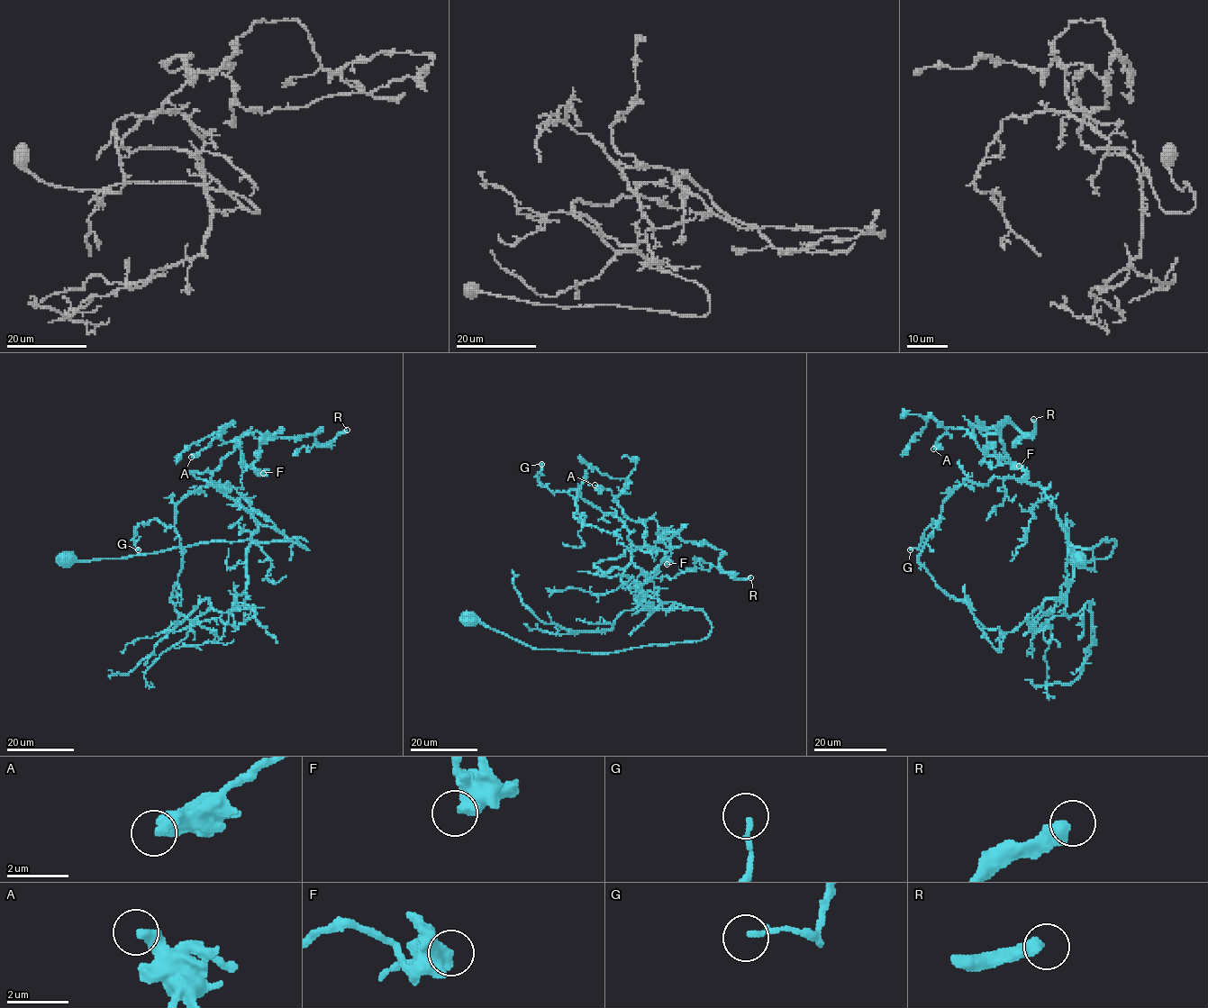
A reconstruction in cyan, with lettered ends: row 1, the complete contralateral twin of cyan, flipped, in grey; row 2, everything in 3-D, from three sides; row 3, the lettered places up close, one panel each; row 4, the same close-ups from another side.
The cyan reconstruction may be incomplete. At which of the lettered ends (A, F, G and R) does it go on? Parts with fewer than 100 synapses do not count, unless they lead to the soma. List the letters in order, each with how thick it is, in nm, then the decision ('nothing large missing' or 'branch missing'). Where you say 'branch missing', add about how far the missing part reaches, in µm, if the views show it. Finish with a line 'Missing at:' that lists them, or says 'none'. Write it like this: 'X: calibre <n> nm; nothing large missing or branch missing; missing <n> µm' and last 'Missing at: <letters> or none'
A: calibre 360 nm; nothing large missing
F: calibre 550 nm; nothing large missing
G: calibre 170 nm; nothing large missing
R: calibre 440 nm; branch missing; missing 45 µm
Missing at: R

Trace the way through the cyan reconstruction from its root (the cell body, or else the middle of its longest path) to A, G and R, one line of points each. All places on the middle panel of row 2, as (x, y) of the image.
A: (469, 616), (577, 652), (707, 636), (701, 609), (594, 565), (672, 548), (655, 520), (631, 521), (594, 485)
G: (469, 616), (592, 653), (712, 629), (629, 588), (627, 527), (544, 487), (541, 464)
R: (469, 616), (536, 649), (702, 640), (701, 609), (594, 565), (668, 550), (664, 529), (750, 577)

